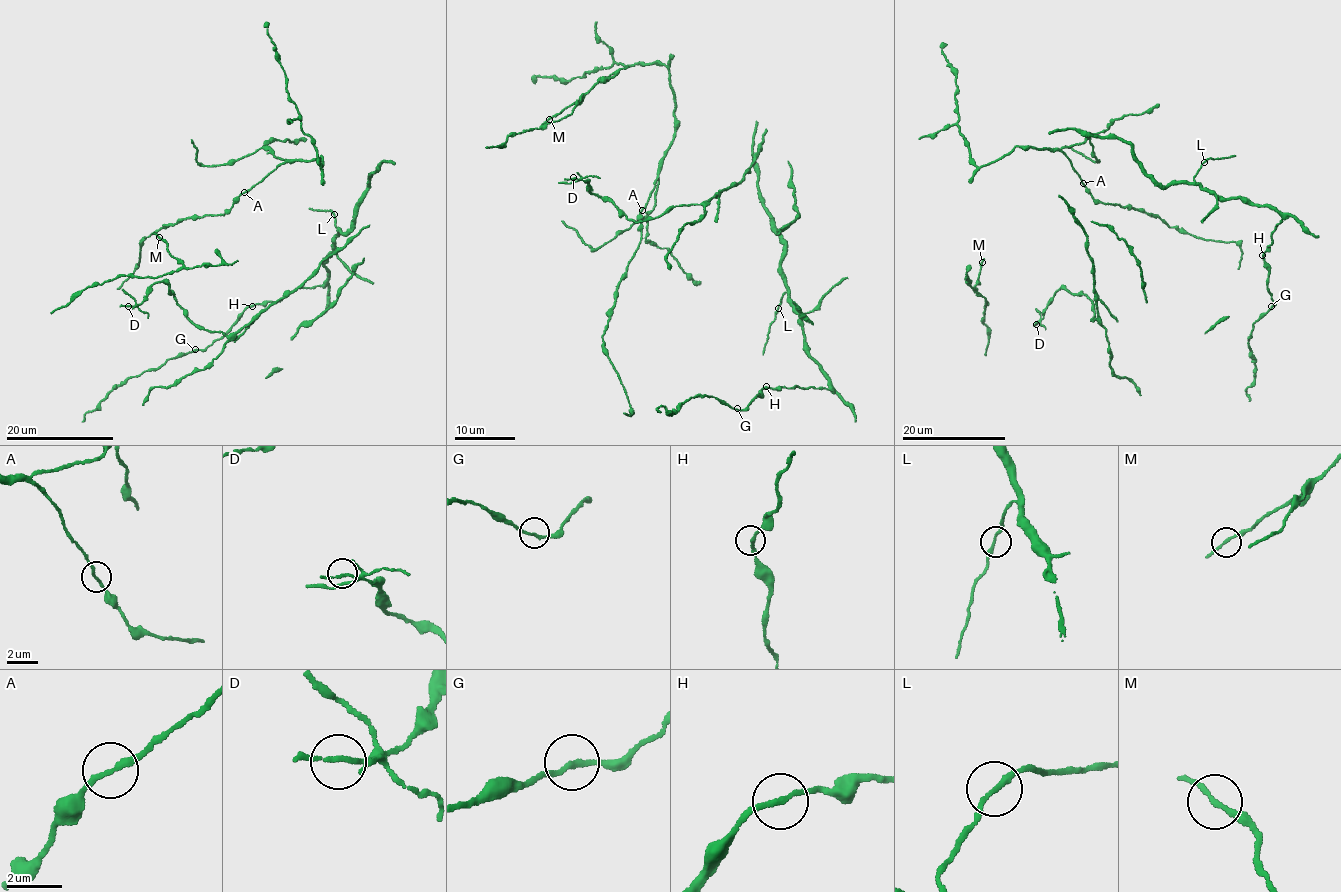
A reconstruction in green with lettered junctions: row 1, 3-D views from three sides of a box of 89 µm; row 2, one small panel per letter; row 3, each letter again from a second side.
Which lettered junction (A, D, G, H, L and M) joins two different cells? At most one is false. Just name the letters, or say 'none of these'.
none of these

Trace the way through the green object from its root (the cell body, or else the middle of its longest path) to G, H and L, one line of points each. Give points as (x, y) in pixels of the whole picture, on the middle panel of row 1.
G: (753, 135), (758, 197), (784, 244), (788, 299), (808, 356), (830, 385), (765, 386), (737, 408)
H: (753, 135), (758, 197), (784, 244), (781, 268), (788, 299), (808, 356), (830, 385), (766, 386)
L: (753, 135), (758, 197), (784, 244), (781, 268), (787, 292), (778, 308)

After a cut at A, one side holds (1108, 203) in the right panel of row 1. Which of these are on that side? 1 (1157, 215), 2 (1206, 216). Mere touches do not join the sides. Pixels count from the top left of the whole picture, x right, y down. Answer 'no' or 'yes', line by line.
1: yes
2: no

